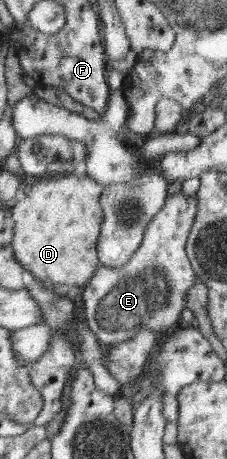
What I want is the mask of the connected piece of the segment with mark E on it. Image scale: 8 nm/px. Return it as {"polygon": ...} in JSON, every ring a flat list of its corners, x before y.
{"polygon":[[182,190,179,192,173,193,167,197,166,205,156,214,156,217,153,217,152,223,149,225,149,229,144,232,144,239,140,243,138,251,134,251,132,254,132,259,122,265,120,269,115,267,110,267,100,263,98,271,94,276,90,278,90,281,83,287,80,302,81,306,85,312,85,318,87,319,90,327,94,329,94,333,98,336,98,339,104,343,106,346,112,346,118,344,122,341,128,341,132,339,137,332,142,329,154,328,154,330,161,335,163,333,170,333,176,329,179,319,182,317,182,311,187,308,187,295,191,287,195,284,195,281,199,278,195,272,195,268,191,264,187,253,187,243,189,240,189,235,191,234,197,213,199,210,199,197,186,195]]}

